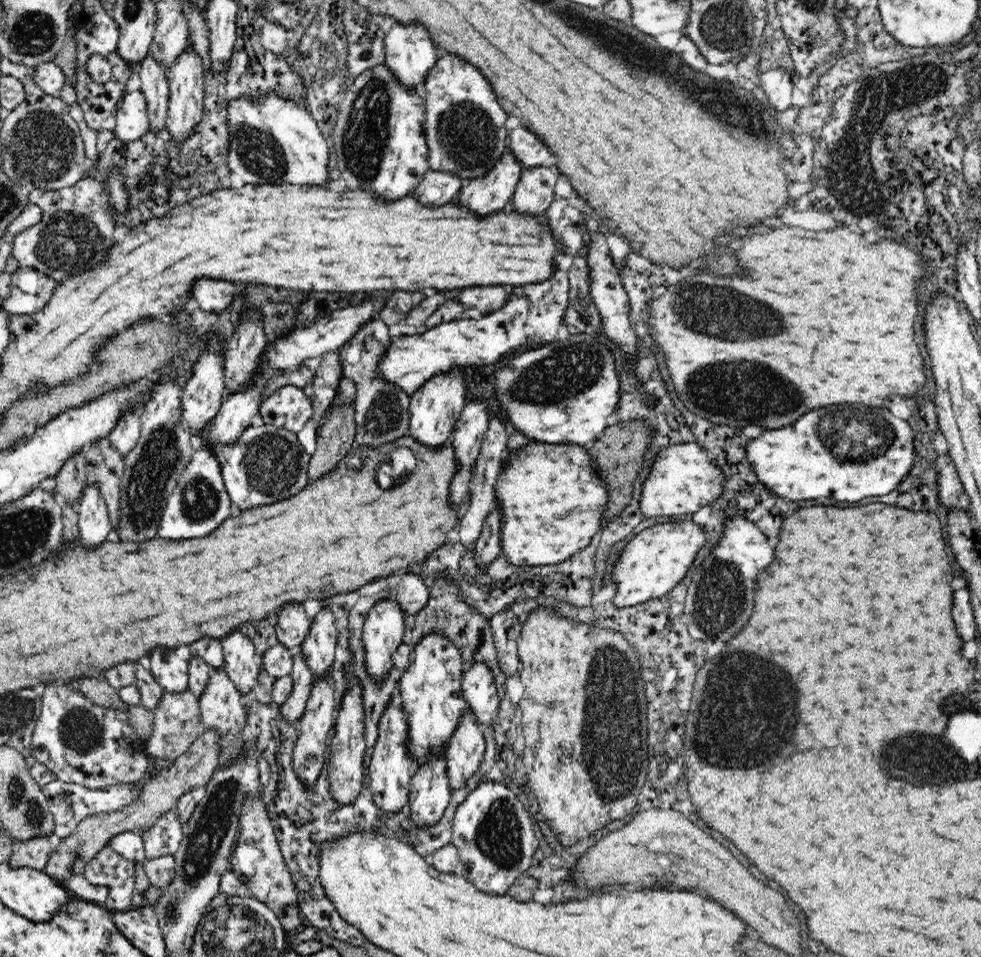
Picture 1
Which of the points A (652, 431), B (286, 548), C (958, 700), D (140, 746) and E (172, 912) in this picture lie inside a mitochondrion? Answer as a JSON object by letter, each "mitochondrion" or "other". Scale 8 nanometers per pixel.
{"A":"other","B":"other","C":"mitochondrion","D":"other","E":"mitochondrion"}

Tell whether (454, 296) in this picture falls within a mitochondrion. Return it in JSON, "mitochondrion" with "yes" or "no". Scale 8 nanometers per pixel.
{"mitochondrion":"no"}

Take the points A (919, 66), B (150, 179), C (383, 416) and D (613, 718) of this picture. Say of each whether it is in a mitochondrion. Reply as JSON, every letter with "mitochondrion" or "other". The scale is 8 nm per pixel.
{"A":"mitochondrion","B":"other","C":"mitochondrion","D":"mitochondrion"}

